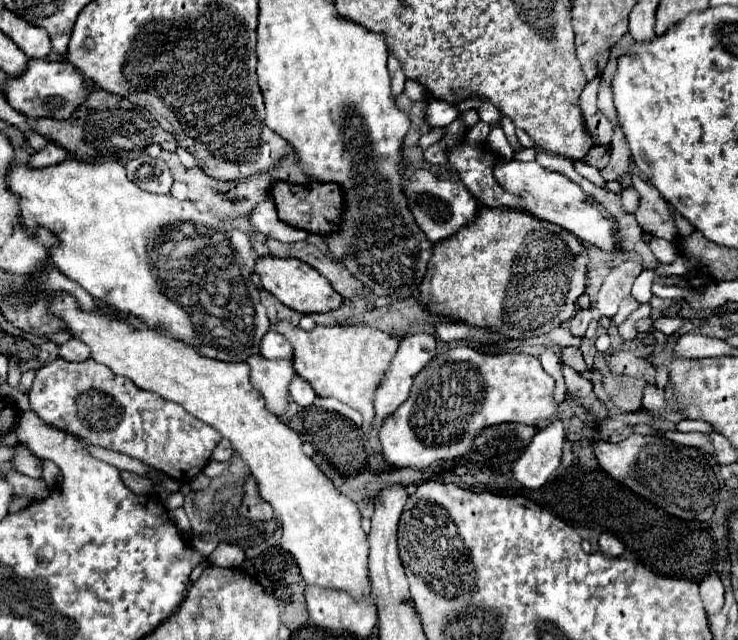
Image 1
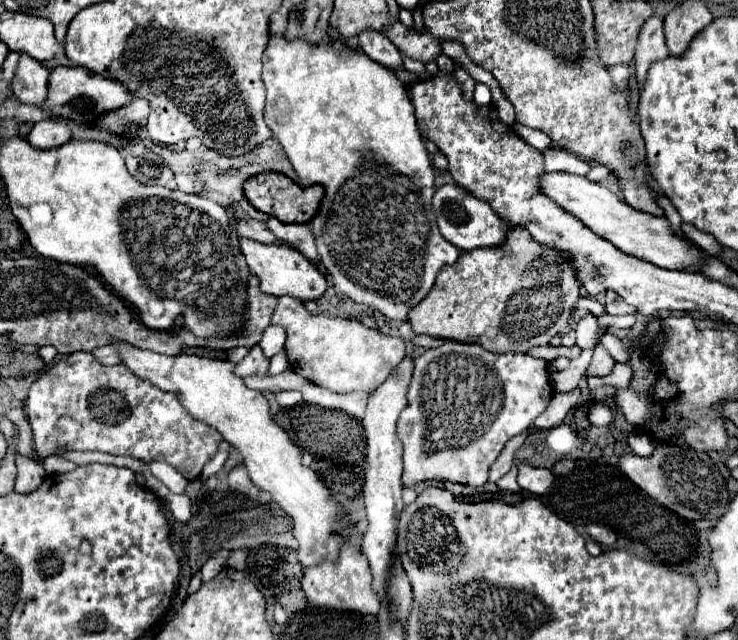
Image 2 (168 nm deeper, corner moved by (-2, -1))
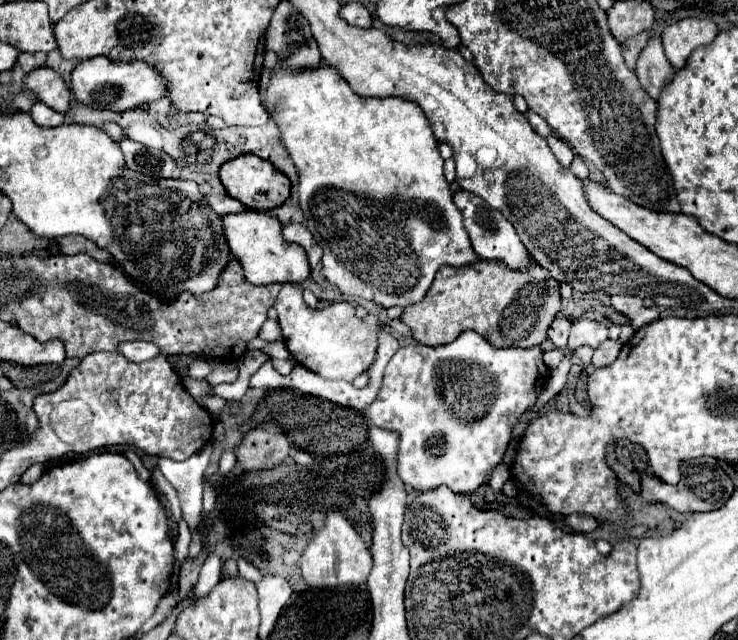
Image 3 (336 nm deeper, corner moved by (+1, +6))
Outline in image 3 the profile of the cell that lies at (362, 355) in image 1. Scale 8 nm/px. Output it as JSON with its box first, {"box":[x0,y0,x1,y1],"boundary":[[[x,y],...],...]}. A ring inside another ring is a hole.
{"box":[275,284,379,382],"boundary":[[[285,284],[275,300],[275,310],[279,314],[279,326],[283,330],[283,342],[287,346],[287,350],[291,352],[291,358],[309,368],[311,372],[319,374],[321,378],[327,380],[345,380],[345,382],[353,382],[359,374],[367,372],[377,356],[377,348],[379,348],[379,318],[373,314],[367,314],[365,318],[357,318],[355,316],[355,306],[349,302],[335,302],[329,304],[325,308],[309,308],[303,302],[301,296],[301,286],[299,284]]]}

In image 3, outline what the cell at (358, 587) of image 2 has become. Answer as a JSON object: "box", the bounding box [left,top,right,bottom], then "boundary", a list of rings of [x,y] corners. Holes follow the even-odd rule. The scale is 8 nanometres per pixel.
{"box":[299,512,371,588],"boundary":[[[327,512],[327,522],[323,530],[315,530],[305,552],[299,560],[303,580],[313,588],[341,588],[359,586],[367,582],[371,572],[371,554],[357,530],[337,512]]]}

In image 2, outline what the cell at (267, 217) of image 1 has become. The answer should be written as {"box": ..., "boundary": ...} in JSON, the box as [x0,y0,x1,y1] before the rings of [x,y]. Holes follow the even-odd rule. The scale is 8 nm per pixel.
{"box":[268,217,320,263],"boundary":[[[276,217],[268,219],[268,229],[282,241],[288,241],[294,249],[298,249],[302,255],[306,255],[312,263],[320,263],[314,235],[308,225],[292,225],[292,223],[280,223]]]}

